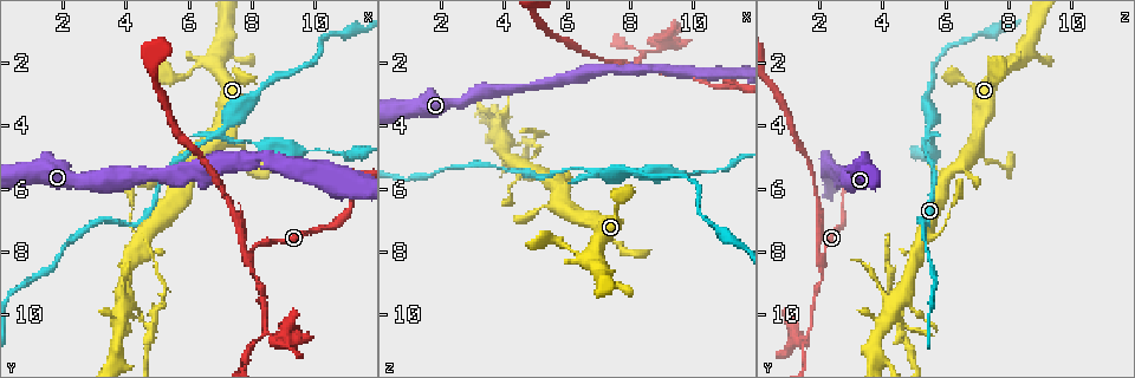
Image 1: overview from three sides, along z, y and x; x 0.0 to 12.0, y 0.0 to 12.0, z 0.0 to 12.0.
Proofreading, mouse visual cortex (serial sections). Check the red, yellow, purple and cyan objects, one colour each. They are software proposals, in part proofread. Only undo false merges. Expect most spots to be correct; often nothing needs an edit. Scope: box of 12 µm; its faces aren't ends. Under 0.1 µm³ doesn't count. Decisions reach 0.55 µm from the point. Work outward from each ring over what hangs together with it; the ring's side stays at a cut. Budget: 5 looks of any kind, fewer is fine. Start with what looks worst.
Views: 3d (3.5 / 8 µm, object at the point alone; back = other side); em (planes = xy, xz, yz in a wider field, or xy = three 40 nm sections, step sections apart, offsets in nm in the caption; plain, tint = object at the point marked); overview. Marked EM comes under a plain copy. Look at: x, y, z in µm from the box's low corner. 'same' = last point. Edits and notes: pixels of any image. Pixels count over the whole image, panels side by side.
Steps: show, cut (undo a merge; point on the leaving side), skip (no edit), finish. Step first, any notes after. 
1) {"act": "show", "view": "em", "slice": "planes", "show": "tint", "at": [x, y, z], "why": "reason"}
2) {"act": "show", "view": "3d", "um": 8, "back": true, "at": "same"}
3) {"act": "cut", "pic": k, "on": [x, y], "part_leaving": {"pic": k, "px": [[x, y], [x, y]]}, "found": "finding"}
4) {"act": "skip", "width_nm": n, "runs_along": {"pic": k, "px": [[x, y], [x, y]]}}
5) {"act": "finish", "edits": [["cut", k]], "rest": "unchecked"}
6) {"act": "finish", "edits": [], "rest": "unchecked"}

{"act": "show", "view": "3d", "um": 3.5, "back": true, "at": [8.0, 8.0, 2.2], "why": "a fork"}

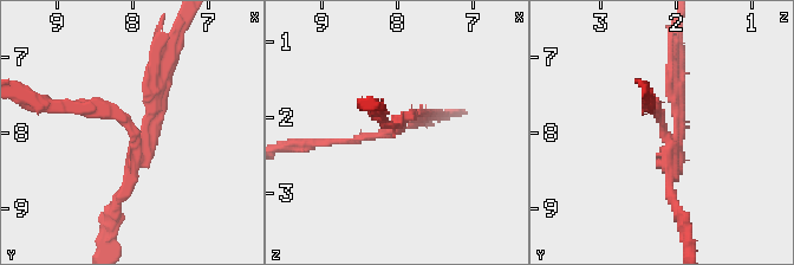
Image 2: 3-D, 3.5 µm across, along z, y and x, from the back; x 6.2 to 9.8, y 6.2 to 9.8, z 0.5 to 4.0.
{"act": "show", "view": "em", "slice": "xy", "step": 1, "show": "tint", "at": [7.95, 8.05, 2.15]}

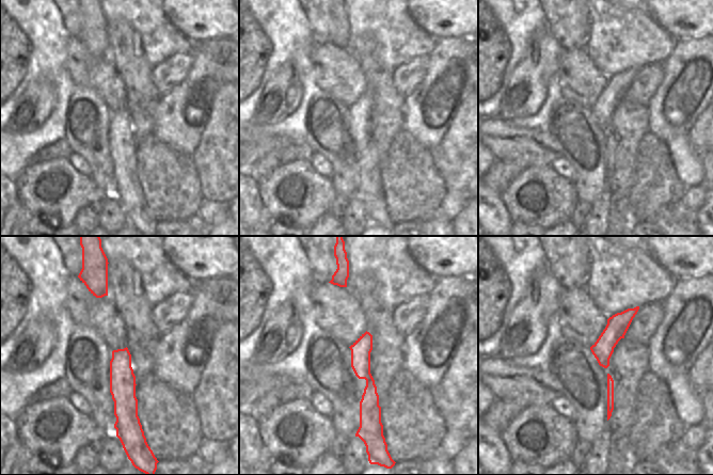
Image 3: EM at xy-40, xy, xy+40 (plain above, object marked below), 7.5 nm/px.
{"act": "skip", "width_nm": 150, "runs_along": {"pic": 2, "px": [[332, 142], [390, 134], [408, 115], [427, 115]]}, "found": "continuous, no second cell"}

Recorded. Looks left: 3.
{"act": "show", "view": "em", "slice": "xy", "step": 3, "show": "tint", "at": [6.8, 4.3, 5.4], "why": "thick turns thin"}

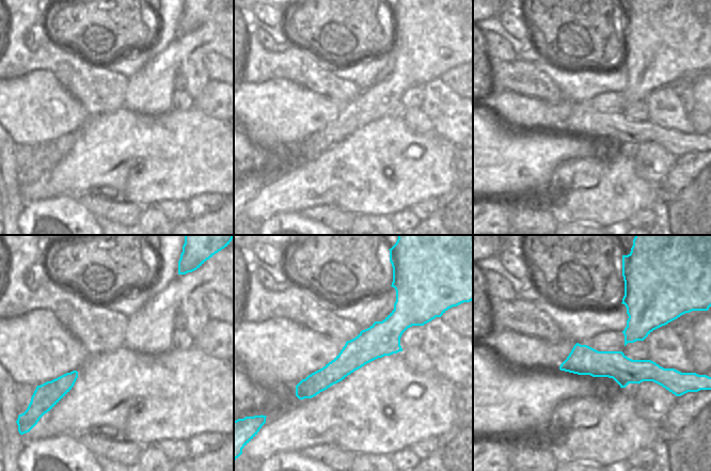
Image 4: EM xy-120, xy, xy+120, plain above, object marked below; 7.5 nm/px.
{"act": "show", "view": "3d", "um": 3.5, "at": "same", "why": "wider look"}

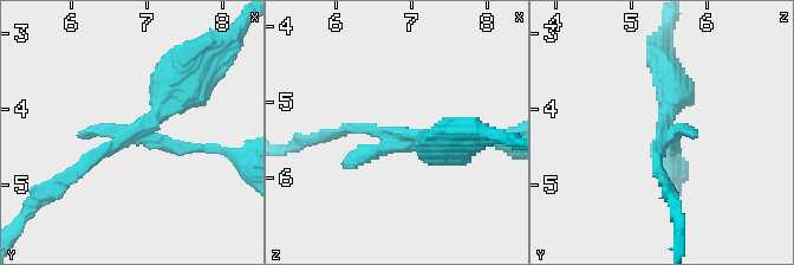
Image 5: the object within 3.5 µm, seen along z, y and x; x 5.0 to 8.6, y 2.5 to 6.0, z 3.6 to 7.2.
{"act": "cut", "pic": 5, "on": [352, 161], "part_leaving": {"pic": 5, "px": [[149, 139], [247, 161]]}, "found": "two cells meet here"}

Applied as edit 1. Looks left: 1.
{"act": "finish", "edits": [["cut", 5]], "rest": "unchecked"}

